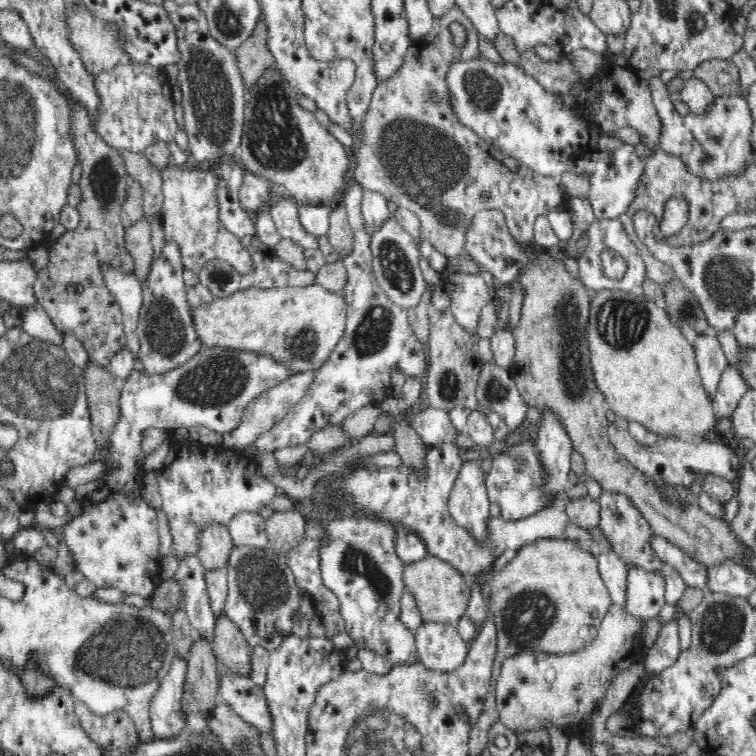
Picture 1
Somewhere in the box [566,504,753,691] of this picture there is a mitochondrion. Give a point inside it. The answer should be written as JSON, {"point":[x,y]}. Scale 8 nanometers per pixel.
{"point":[722,625]}

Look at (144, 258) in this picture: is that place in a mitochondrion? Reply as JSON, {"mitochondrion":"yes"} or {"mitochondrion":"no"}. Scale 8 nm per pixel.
{"mitochondrion":"no"}

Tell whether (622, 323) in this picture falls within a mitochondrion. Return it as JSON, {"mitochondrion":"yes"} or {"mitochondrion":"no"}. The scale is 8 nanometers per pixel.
{"mitochondrion":"yes"}

